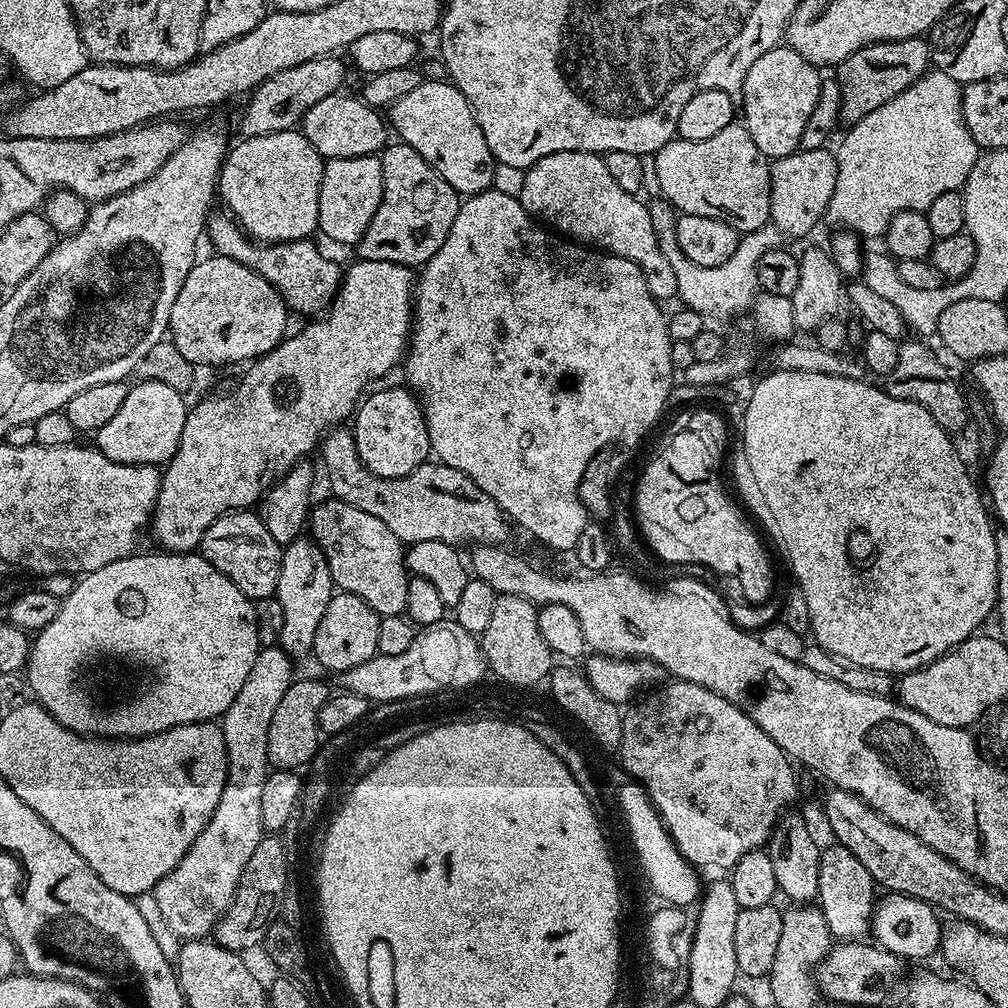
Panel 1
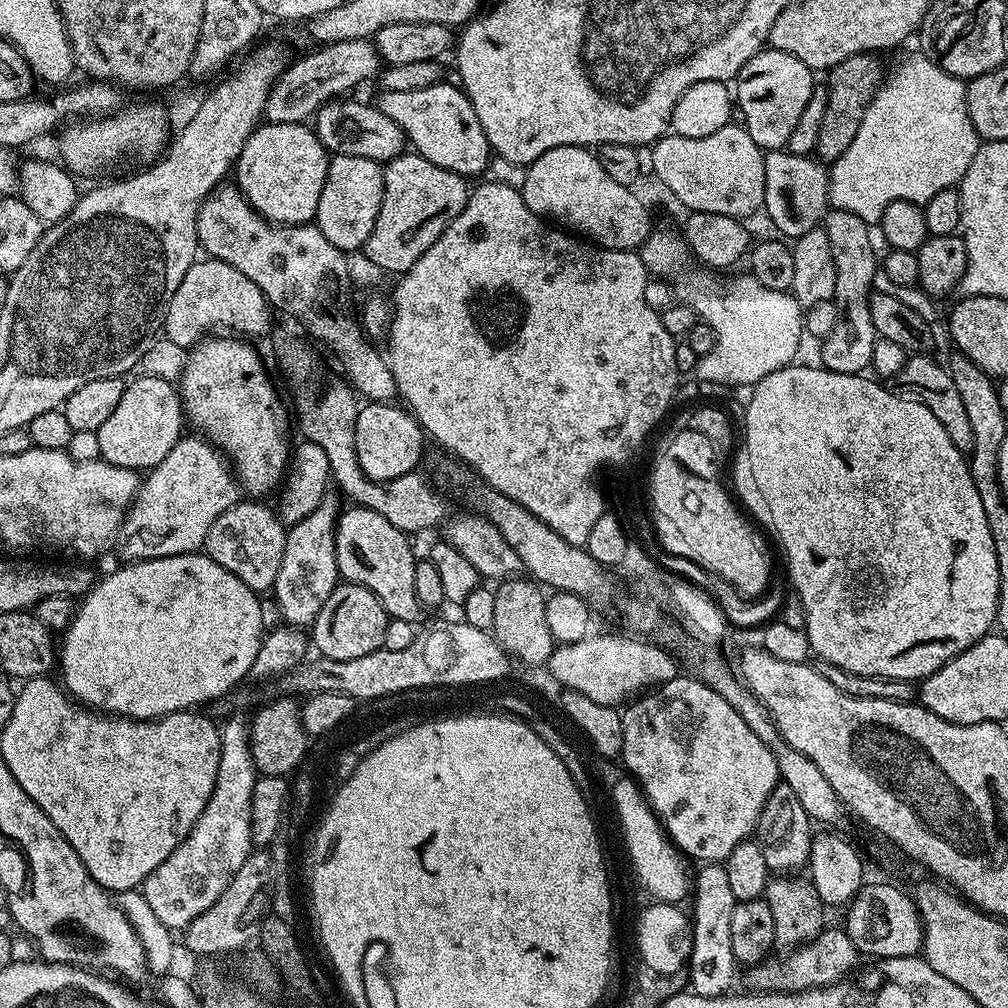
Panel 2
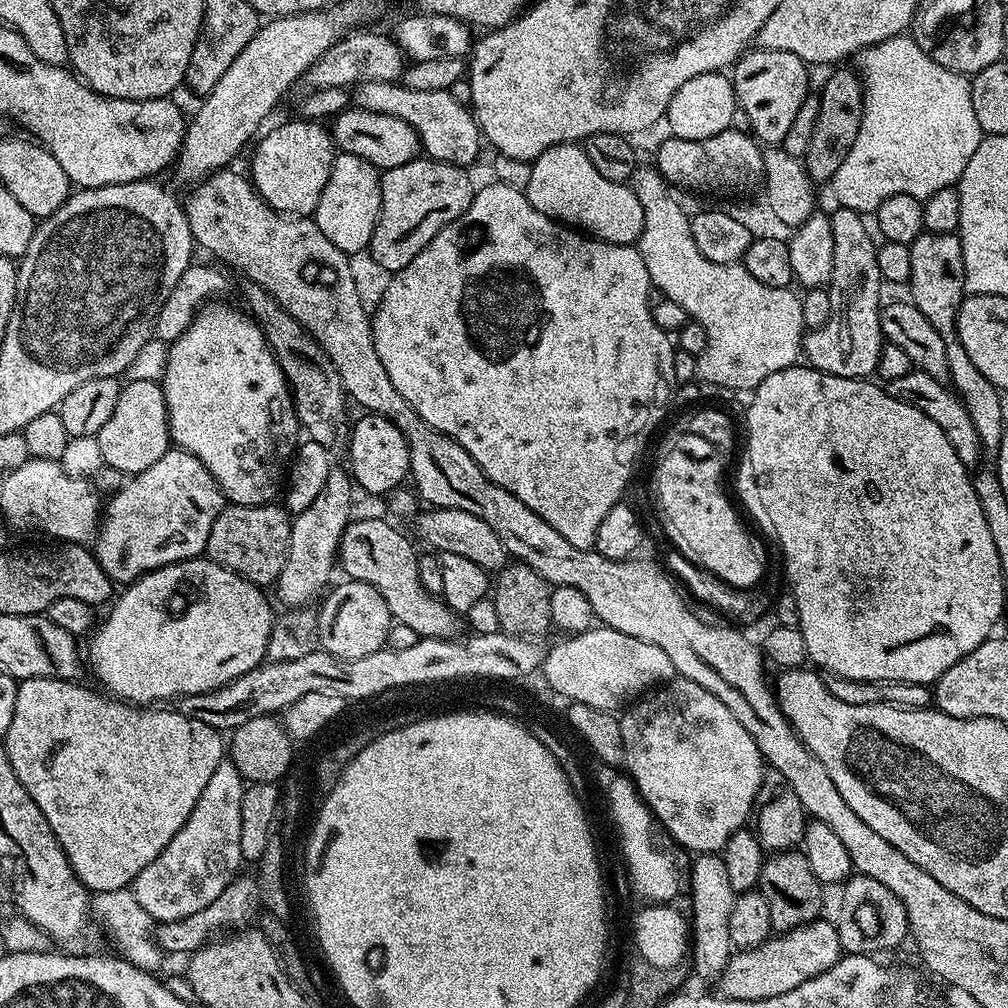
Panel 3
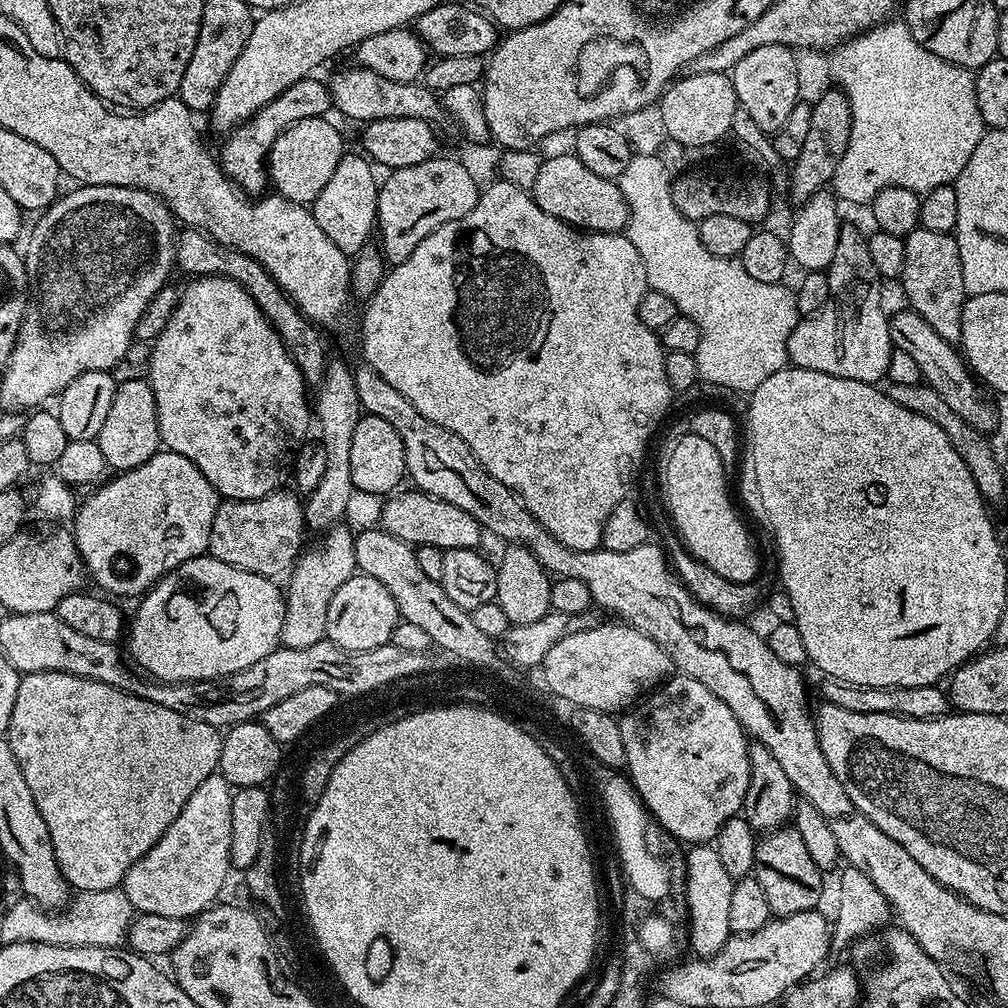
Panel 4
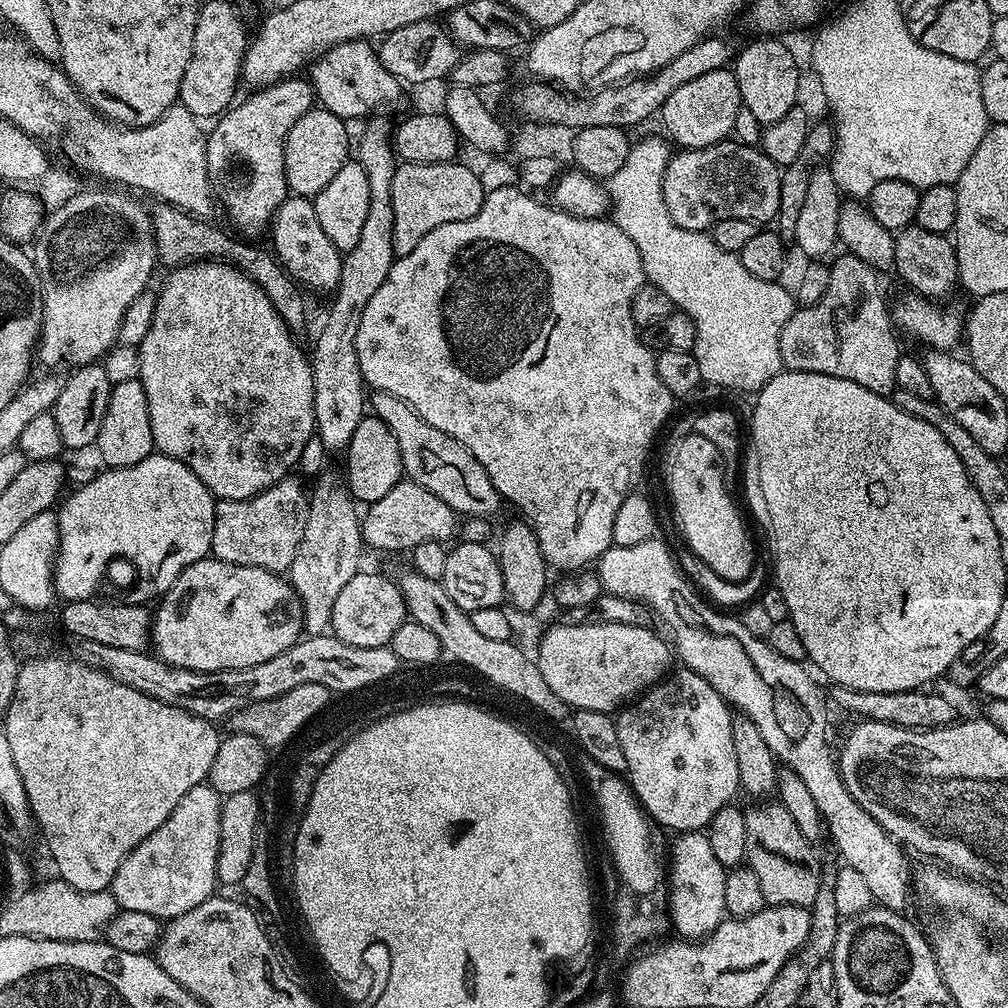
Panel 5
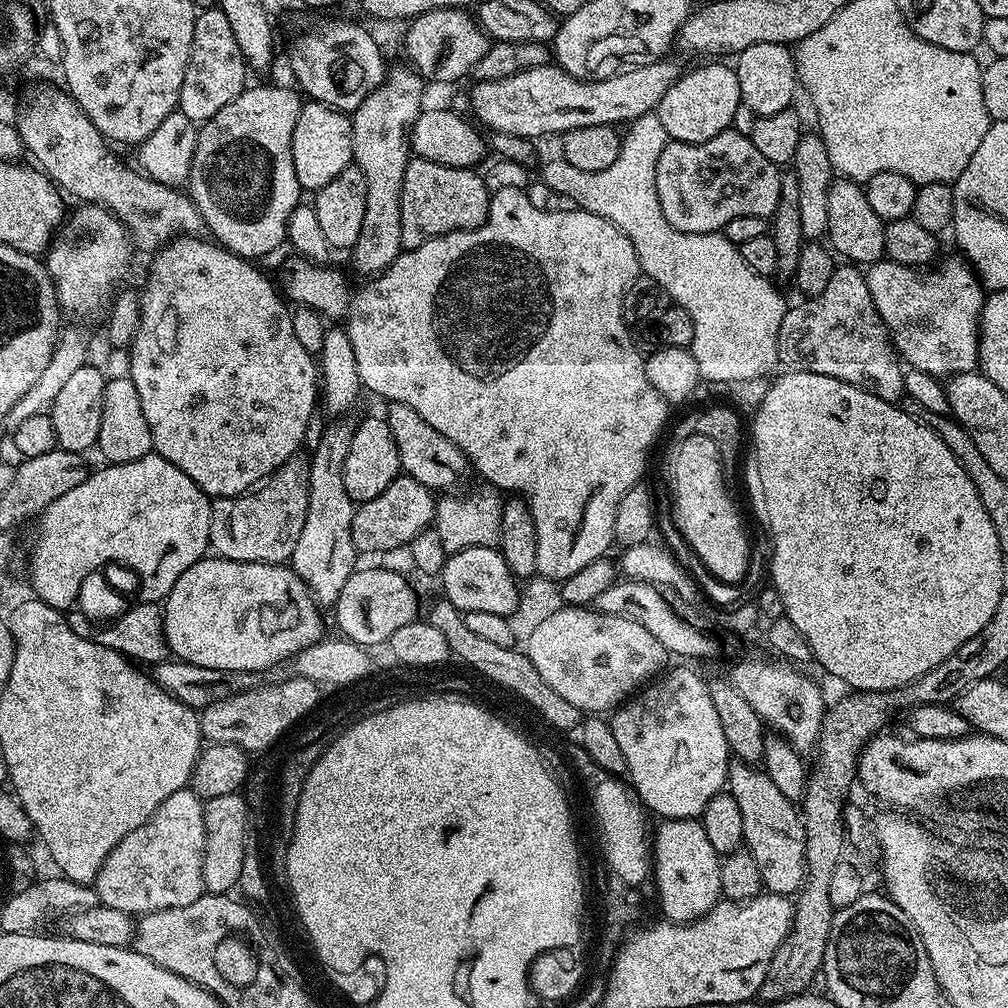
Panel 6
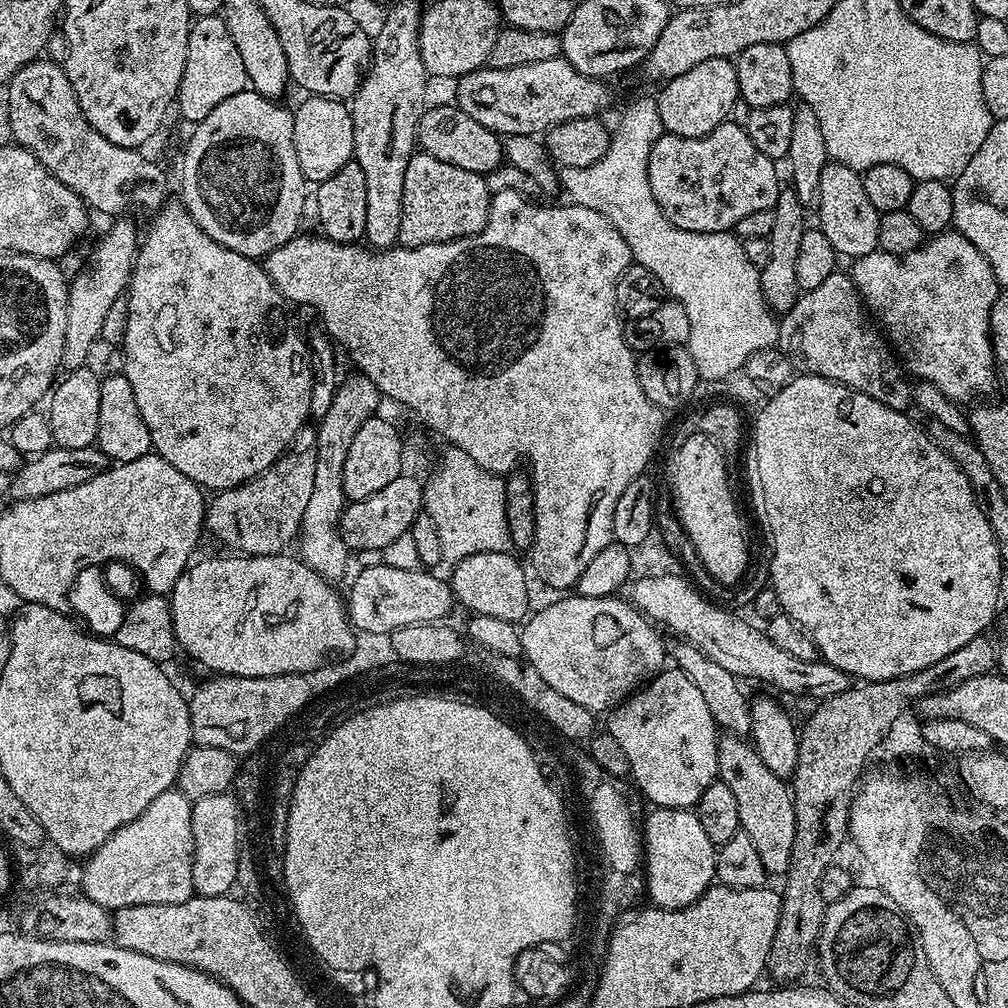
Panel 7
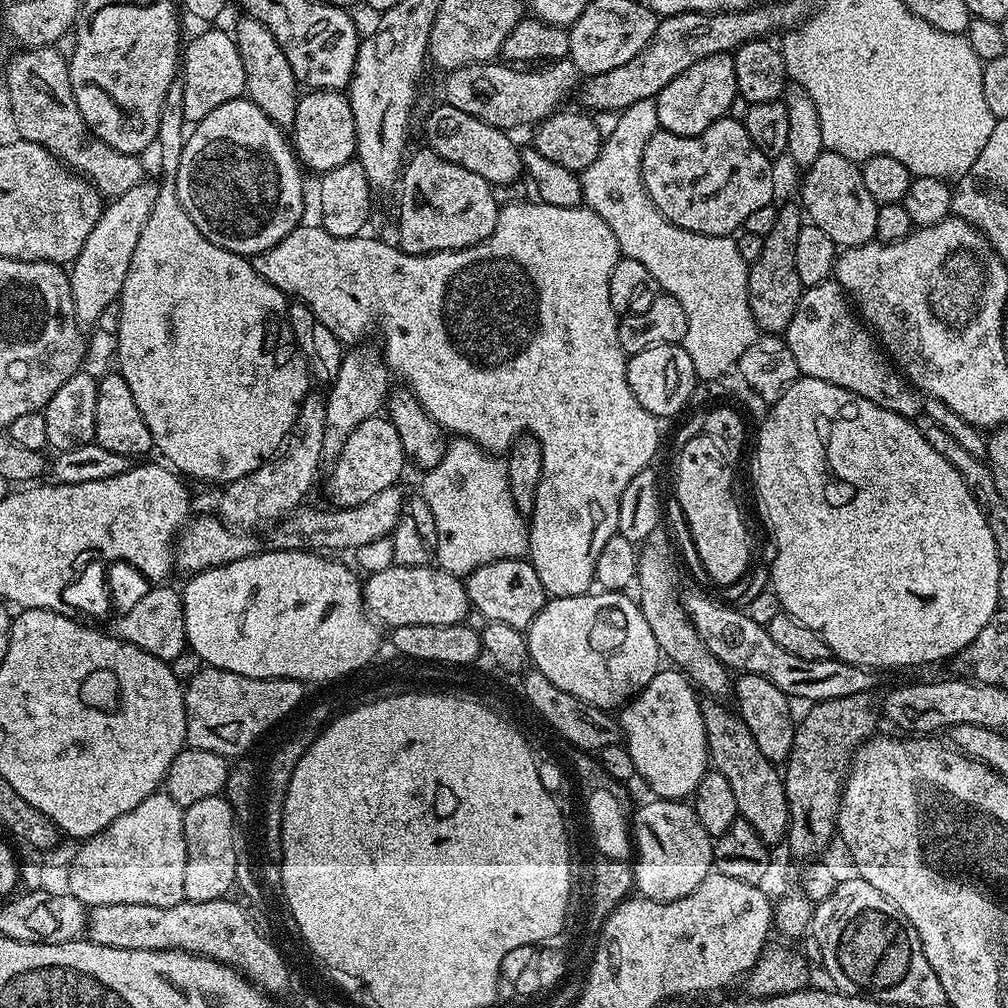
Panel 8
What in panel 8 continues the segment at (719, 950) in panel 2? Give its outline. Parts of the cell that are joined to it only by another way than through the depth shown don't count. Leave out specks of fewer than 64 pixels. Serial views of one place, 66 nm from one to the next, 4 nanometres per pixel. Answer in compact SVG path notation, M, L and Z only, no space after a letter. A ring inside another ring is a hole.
M652 798L649 801L649 804L642 805L640 809L637 807L631 817L631 835L634 837L634 888L645 900L657 900L669 904L678 898L686 898L686 894L698 890L698 886L708 877L709 872L713 871L714 840L708 835L702 822L698 822L691 803L659 798Z

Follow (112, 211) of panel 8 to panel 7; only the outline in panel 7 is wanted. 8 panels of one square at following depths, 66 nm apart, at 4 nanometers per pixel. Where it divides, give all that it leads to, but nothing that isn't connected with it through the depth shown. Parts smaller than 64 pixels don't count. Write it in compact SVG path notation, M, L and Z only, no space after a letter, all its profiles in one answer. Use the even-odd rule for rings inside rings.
M120 218L116 224L96 244L92 252L92 268L80 272L76 281L71 281L68 290L68 310L66 314L66 346L63 367L71 370L85 367L92 347L98 344L102 334L102 324L114 300L125 295L128 281L132 278L132 266L136 263L138 232L131 219Z

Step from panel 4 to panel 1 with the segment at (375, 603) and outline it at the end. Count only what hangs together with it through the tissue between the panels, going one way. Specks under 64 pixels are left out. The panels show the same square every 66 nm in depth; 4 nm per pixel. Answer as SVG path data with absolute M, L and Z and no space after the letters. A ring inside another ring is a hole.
M337 591L318 622L318 634L314 634L312 656L328 672L343 674L362 666L362 662L371 660L378 653L378 626L381 616L376 613L362 598L349 592Z

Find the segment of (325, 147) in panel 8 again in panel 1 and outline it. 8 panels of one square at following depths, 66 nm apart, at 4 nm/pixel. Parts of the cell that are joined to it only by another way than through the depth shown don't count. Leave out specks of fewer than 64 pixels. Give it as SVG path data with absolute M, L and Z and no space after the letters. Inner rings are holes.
M303 131L275 132L261 136L245 136L229 147L220 167L219 199L228 203L227 211L237 224L257 242L289 244L292 240L306 240L320 227L318 222L318 194L322 186L325 159L310 146Z

